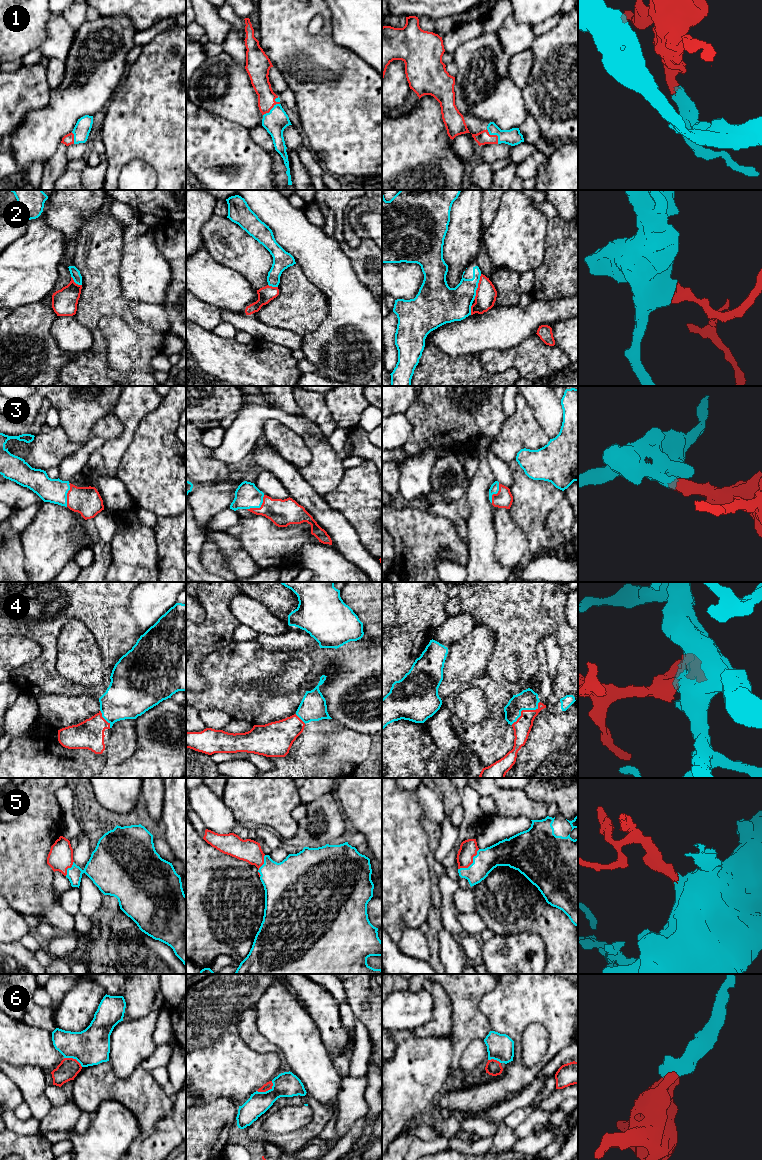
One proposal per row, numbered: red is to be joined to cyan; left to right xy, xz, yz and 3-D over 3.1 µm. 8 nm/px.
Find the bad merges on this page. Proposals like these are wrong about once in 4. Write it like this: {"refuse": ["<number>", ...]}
{"refuse": ["2"]}

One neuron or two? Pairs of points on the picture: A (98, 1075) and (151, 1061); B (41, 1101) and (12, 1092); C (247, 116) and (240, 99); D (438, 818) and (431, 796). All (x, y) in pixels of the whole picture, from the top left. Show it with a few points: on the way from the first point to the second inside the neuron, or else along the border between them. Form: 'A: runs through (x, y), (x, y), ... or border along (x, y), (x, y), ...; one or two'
A: border along (140, 1065), (150, 1072); two
B: border along (10, 1078), (26, 1101); two
C: runs through (246, 112), (240, 103); one
D: runs through (435, 813), (431, 801); one

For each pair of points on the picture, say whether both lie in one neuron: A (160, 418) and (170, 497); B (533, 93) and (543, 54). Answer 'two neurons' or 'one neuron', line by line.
A: one neuron
B: one neuron

